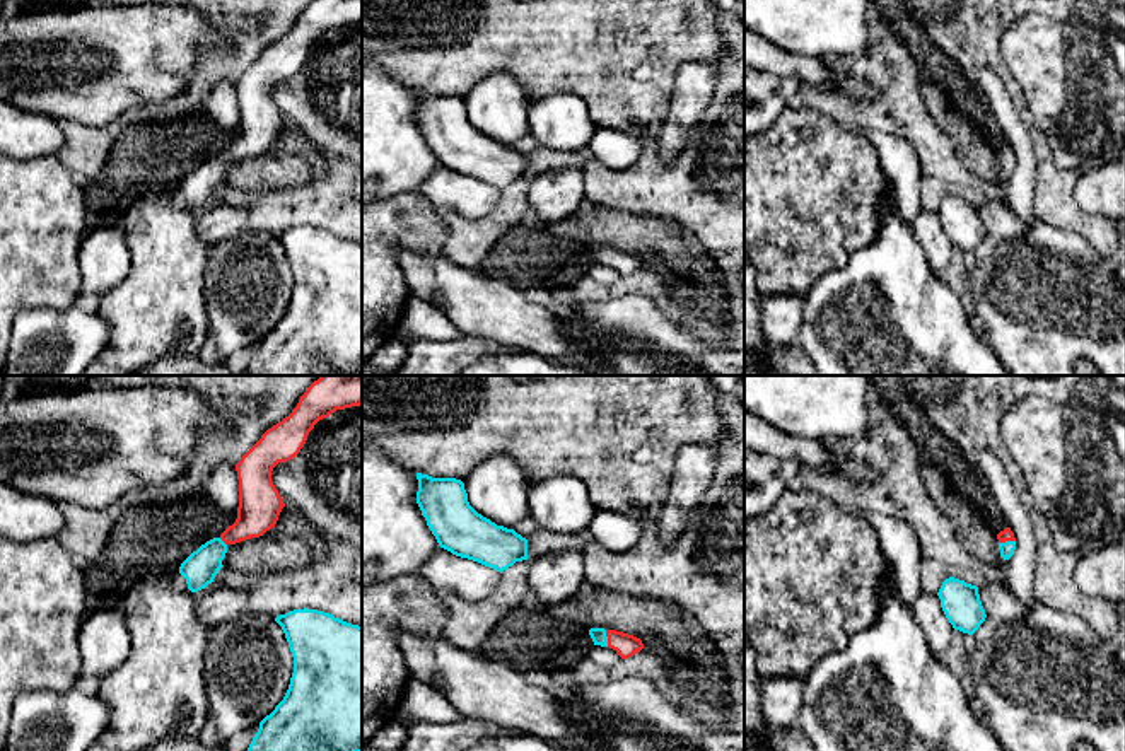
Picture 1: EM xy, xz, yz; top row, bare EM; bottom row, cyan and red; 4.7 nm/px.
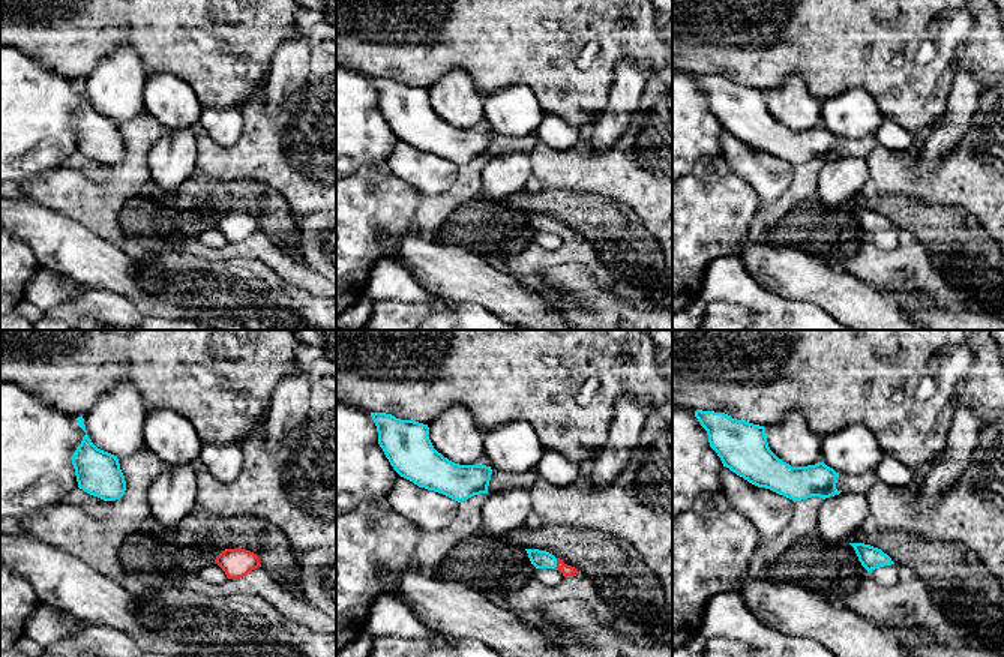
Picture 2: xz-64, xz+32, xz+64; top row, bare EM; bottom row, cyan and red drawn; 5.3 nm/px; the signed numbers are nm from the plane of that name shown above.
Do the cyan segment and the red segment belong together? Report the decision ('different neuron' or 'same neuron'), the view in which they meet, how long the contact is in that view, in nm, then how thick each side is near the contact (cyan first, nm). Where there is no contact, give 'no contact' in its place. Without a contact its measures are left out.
same neuron; meets cyan in xz; contact 80 nm long; 70 nm thick on the cyan side, 110 nm on the other

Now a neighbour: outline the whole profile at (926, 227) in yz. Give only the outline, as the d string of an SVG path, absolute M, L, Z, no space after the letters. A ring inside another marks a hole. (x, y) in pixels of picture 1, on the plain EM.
M922 210L913 218L912 232L920 242L930 270L936 275L941 273L947 266L954 246L941 225L939 213Z

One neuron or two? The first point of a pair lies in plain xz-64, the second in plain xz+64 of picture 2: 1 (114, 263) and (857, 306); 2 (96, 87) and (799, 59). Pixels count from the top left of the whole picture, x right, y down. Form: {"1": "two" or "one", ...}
{"1": "one", "2": "two"}

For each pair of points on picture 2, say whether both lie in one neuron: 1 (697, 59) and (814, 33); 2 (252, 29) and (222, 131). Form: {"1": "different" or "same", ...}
{"1": "same", "2": "different"}

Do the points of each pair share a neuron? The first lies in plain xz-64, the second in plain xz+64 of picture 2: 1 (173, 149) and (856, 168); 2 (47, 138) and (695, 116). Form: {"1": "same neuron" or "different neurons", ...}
{"1": "same neuron", "2": "same neuron"}

